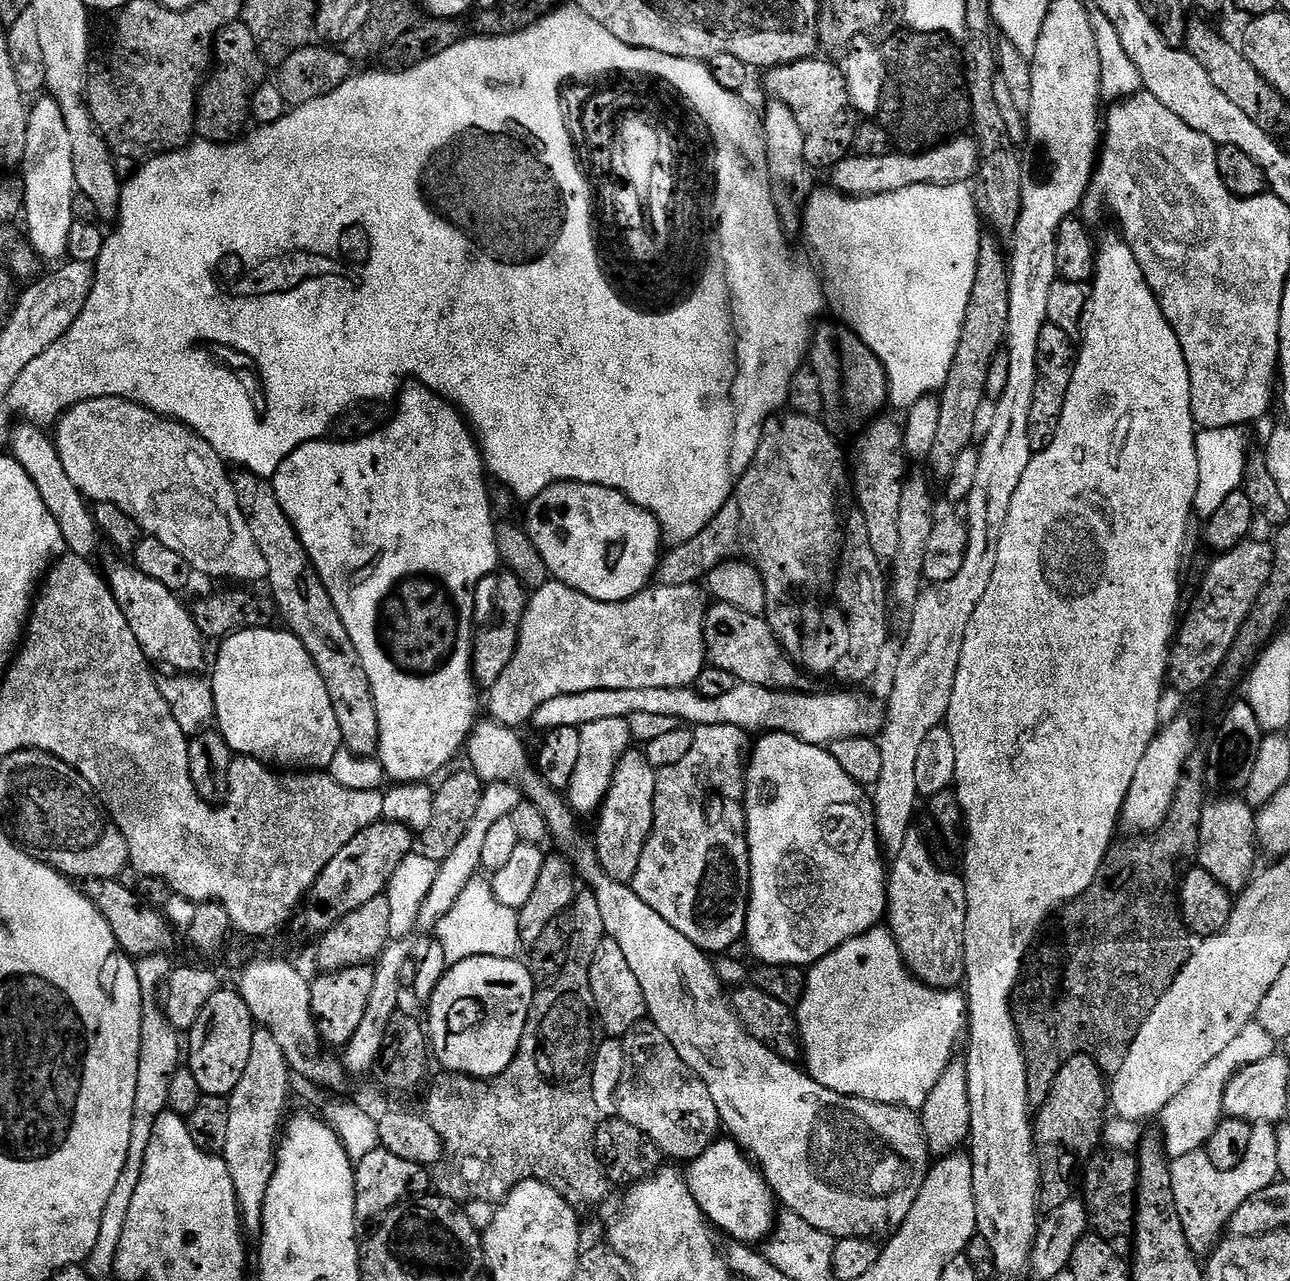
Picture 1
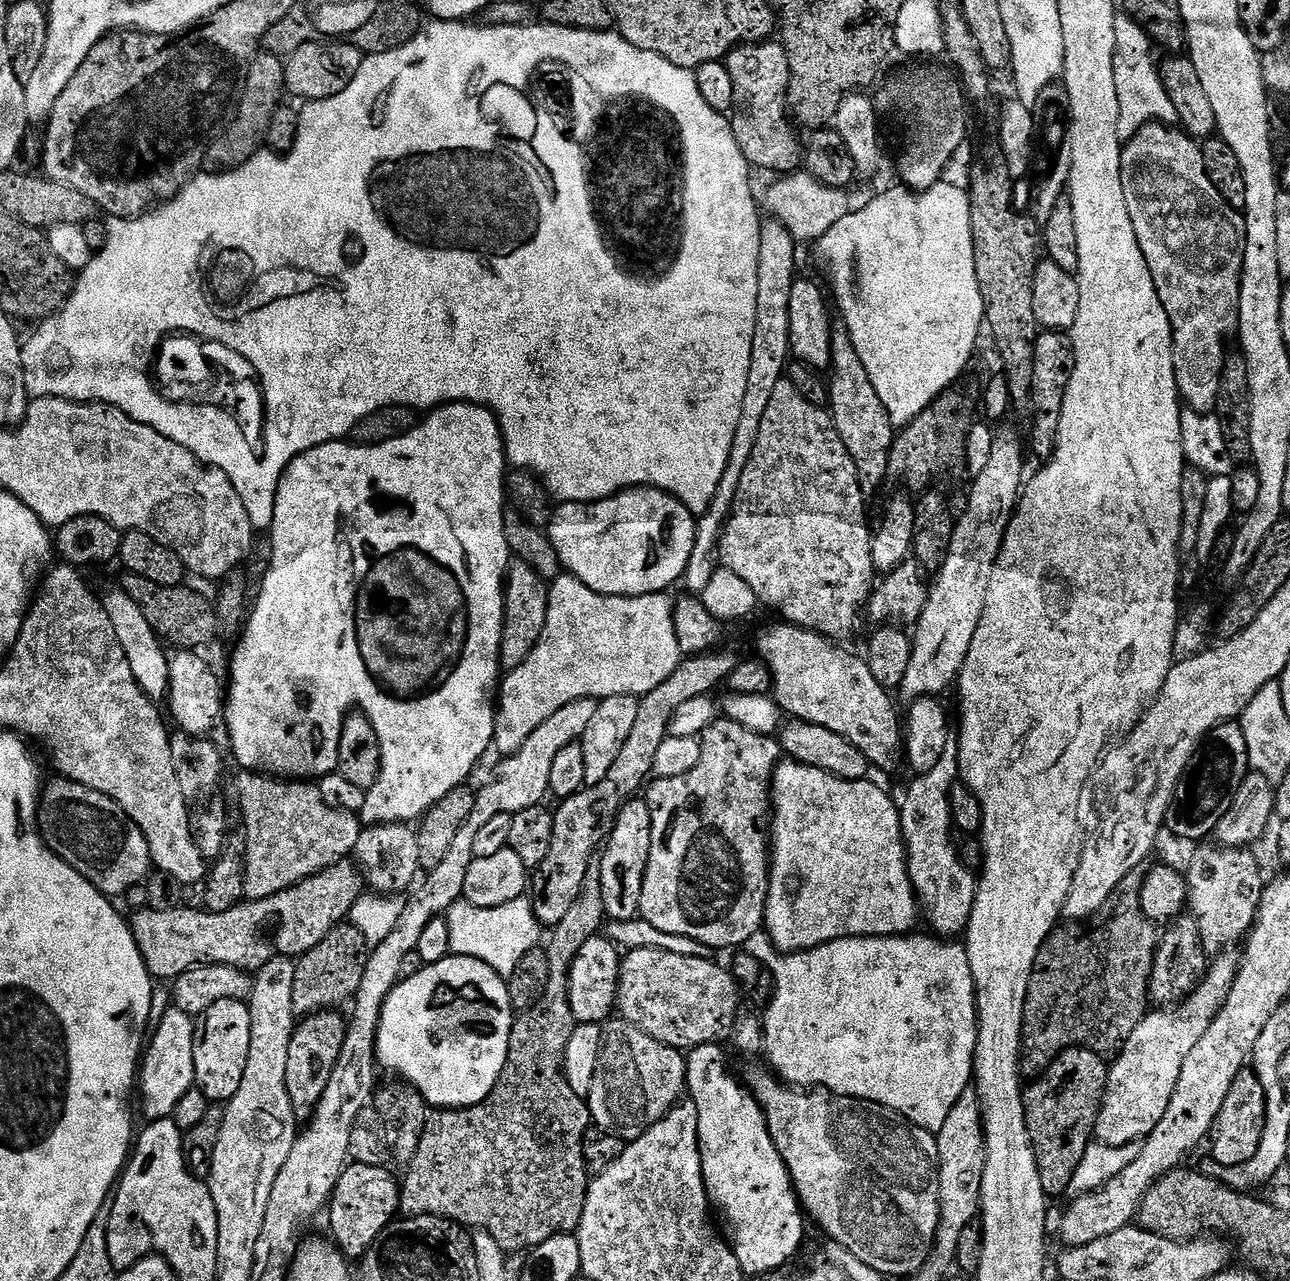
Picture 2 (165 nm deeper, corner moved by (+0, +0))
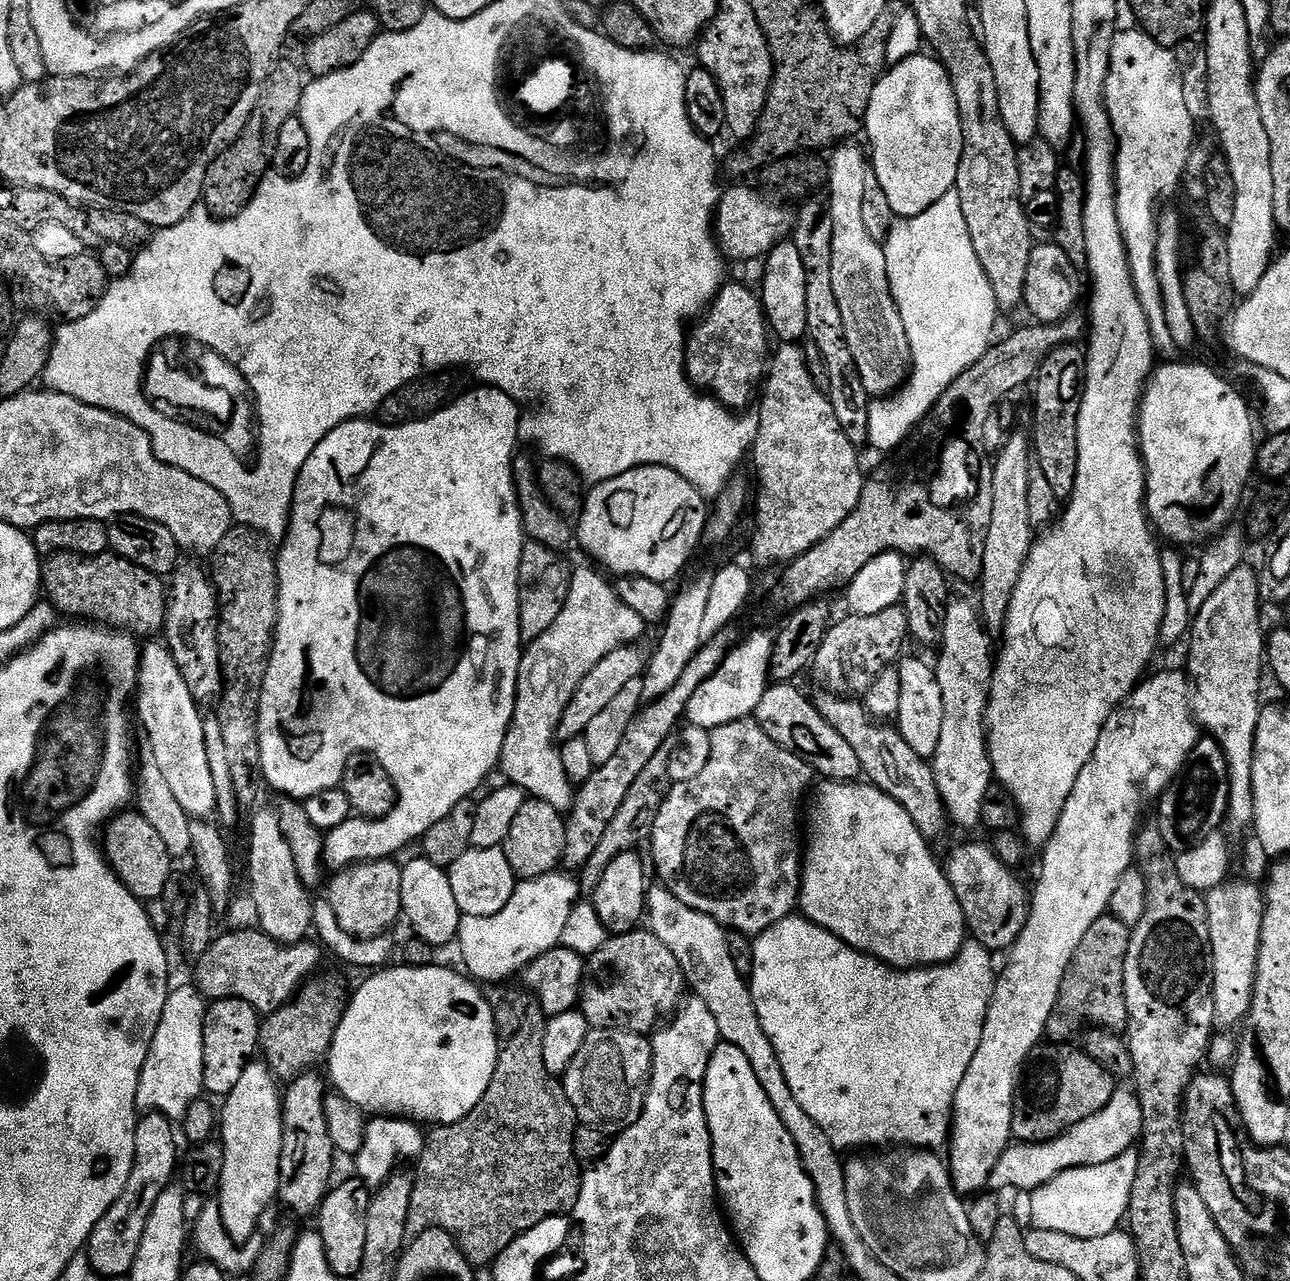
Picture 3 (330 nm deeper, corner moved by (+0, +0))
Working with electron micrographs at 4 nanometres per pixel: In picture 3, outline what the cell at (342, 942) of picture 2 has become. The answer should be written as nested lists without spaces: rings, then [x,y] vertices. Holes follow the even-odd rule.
[[[334,973],[325,976],[316,974],[296,993],[291,1004],[282,1006],[277,1012],[267,1013],[260,1025],[260,1046],[263,1063],[280,1082],[291,1082],[315,1069],[316,1063],[327,1057],[332,1048],[332,1039],[338,1030],[344,1009],[350,999],[350,988]]]

